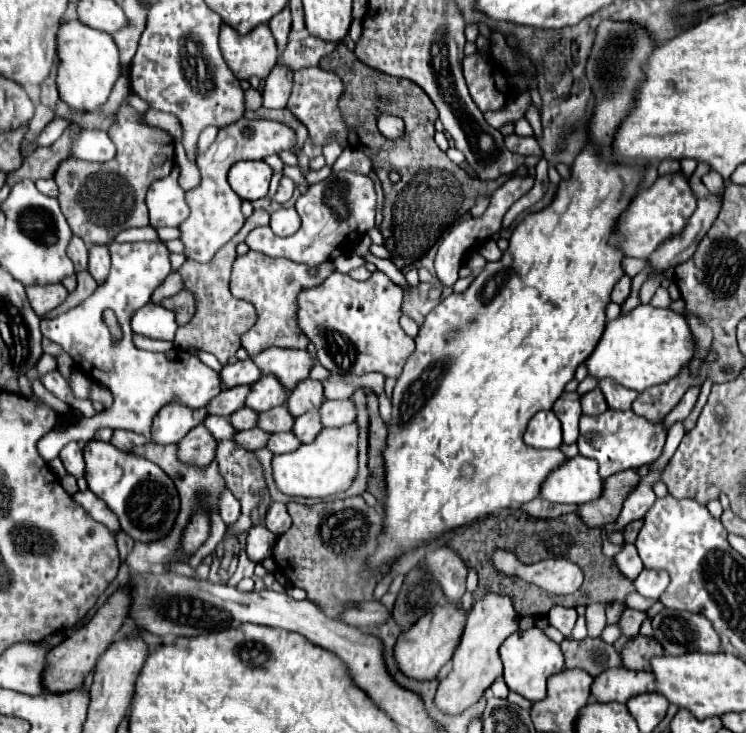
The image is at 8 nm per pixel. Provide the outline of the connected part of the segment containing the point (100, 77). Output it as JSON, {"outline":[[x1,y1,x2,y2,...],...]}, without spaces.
{"outline":[[78,20,60,22,58,28,58,92,60,98,72,108,72,110,88,110,98,112,100,106,106,104,110,90,114,82,120,76,120,60,118,60,118,48,110,34,94,30]]}

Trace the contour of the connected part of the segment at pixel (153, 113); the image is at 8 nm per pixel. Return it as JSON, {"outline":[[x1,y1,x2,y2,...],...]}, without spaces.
{"outline":[[148,110,140,116,140,120,144,124,150,124,154,128,160,128,164,130,166,134,170,134,174,140,180,140,182,138,182,126,178,122,178,118,174,118,174,114,166,114,166,112,160,112,160,110]]}

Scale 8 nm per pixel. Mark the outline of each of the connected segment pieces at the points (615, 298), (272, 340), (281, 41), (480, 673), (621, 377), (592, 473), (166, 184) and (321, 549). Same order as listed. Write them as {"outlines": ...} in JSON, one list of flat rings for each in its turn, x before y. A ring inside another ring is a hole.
{"outlines":[[[624,276,624,278,620,278,620,282,616,284,616,288,612,292,612,302,622,304,628,296,630,296,630,276]],[[250,250,244,256,238,256,234,262,234,268,232,268,230,290,236,298,250,302,258,312,256,326,242,336,242,346,246,348,246,352,250,356,254,356,270,346,302,348,304,350,310,344,310,340,302,334,302,330,298,326,298,302,296,302,296,298,308,286,322,284,332,272,334,272,332,262,324,262,320,266,320,274,310,276,306,264,296,264,288,258,270,258,266,254,254,252,254,250]],[[284,8,280,14,276,14,268,26,272,28,272,34,276,38,276,44,278,44,278,52,284,52,286,48,286,42,288,42,288,32,290,32,290,26,292,26,292,18,290,18,290,8]],[[482,592,480,598,472,602,466,628,460,646,452,658,452,668,444,680,440,680,436,692,436,706,448,714,460,714,472,706,490,684,502,676,502,660,498,654,500,644,518,630,518,612,508,594]],[[640,304,638,308,634,308,628,316,620,316,614,322,610,322,596,346,596,350,592,352,592,356,586,360,588,364,588,374,600,378,614,378,618,384,632,388,636,392,642,392,650,386,668,382,670,378,678,376,678,370,694,356,694,342,692,342,692,332,686,324,686,318,682,314,676,314,674,310,668,308,654,308,650,304]],[[576,456,554,470,542,486,542,498,554,504,586,504,602,494,604,480,598,474,598,462]],[[172,170,170,176,154,182,148,190,148,210,150,210,150,226,178,226,182,224,190,208,186,206,184,190,178,186,178,170]],[[362,496,318,502,312,506,296,504,296,508,288,506,288,512,292,514,294,522,286,534,278,536,274,556,278,570,284,572,290,584,304,588,308,592,308,600,318,602,330,618,338,618,348,606,346,602,354,602,354,586,356,602,374,600,372,594,376,578,362,580,360,572,362,566,366,566,366,558,378,548,378,534,382,534,382,514,368,506]]]}

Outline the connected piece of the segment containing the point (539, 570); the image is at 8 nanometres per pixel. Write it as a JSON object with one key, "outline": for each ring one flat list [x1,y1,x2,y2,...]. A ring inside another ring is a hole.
{"outline":[[564,558,540,560,532,564,532,578,536,578,536,586,550,594,572,594,584,580,582,570]]}

